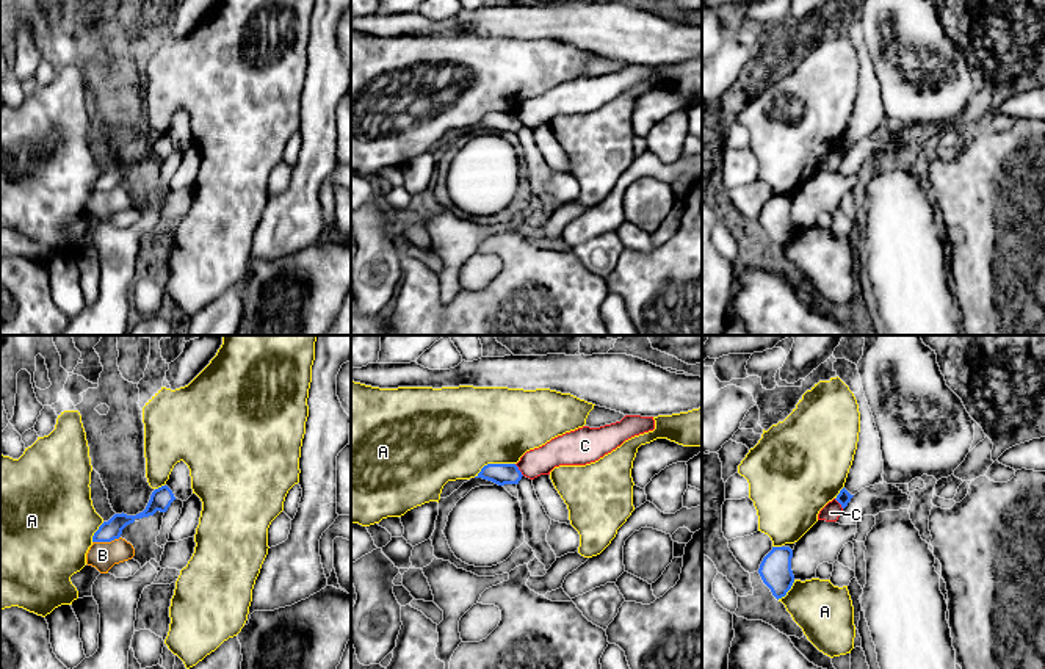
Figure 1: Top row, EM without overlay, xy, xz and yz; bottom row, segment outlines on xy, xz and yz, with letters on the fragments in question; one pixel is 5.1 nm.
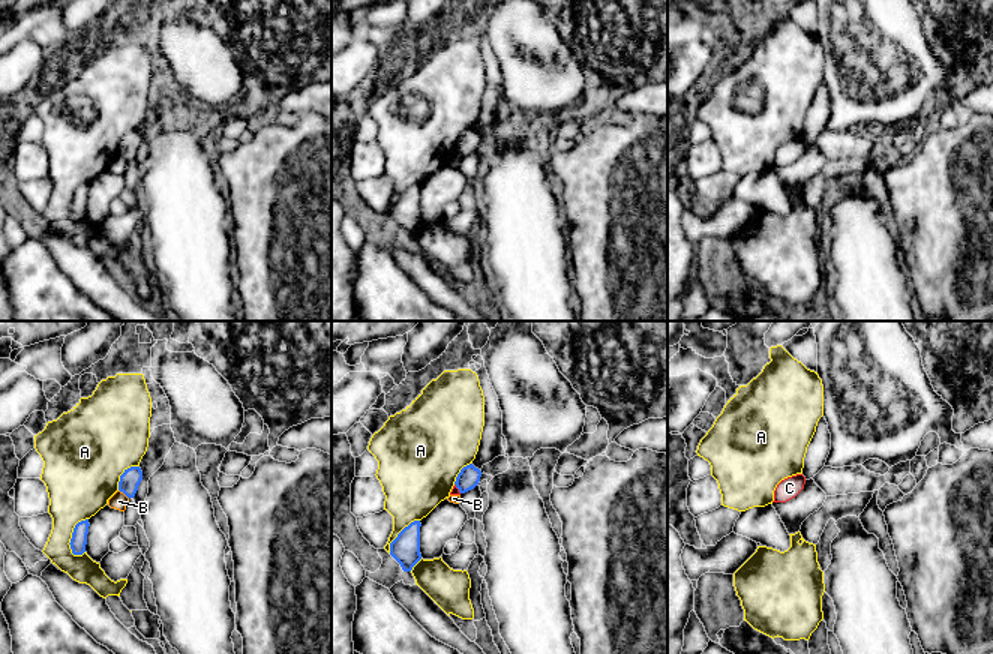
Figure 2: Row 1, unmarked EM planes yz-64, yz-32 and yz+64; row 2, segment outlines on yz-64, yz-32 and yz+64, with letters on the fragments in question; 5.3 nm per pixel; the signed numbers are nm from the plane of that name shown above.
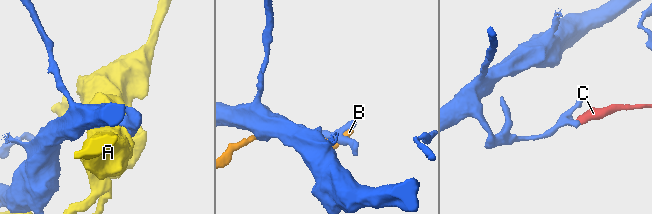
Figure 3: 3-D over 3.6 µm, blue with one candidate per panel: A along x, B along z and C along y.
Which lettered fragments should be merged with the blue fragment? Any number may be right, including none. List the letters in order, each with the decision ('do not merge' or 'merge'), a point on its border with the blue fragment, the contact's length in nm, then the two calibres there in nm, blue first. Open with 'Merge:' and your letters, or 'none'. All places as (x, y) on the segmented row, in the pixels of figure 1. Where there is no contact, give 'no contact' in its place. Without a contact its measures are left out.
Merge: none
A: do not merge; meets blue in xz at (494, 464); contact 220 nm long; 110 nm thick on the blue side, 440 nm on the other
B: do not merge; meets blue in xy at (105, 541); contact 150 nm long; 100 nm thick on the blue side, 140 nm on the other
C: do not merge; meets blue in xz at (519, 470); contact 80 nm long; 110 nm thick on the blue side, 160 nm on the other

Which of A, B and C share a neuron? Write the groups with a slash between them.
A / B / C

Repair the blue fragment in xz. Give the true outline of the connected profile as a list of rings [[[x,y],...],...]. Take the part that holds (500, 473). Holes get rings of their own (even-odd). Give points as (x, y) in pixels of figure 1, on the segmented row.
[[[487,464],[475,478],[492,481],[498,486],[519,484],[522,472],[515,464]]]

